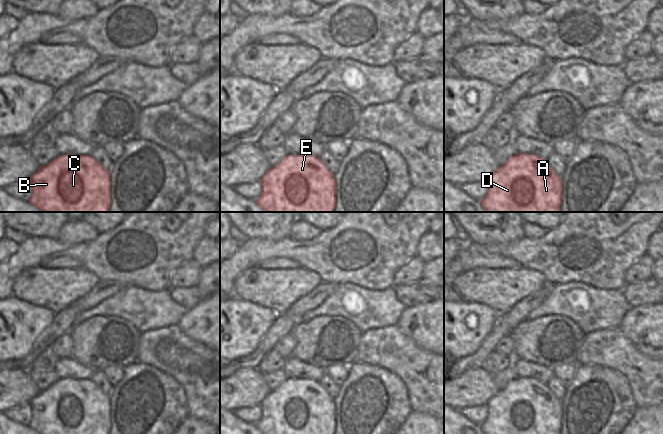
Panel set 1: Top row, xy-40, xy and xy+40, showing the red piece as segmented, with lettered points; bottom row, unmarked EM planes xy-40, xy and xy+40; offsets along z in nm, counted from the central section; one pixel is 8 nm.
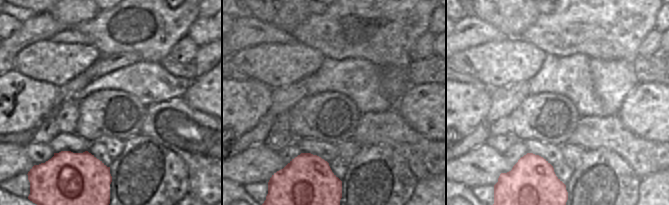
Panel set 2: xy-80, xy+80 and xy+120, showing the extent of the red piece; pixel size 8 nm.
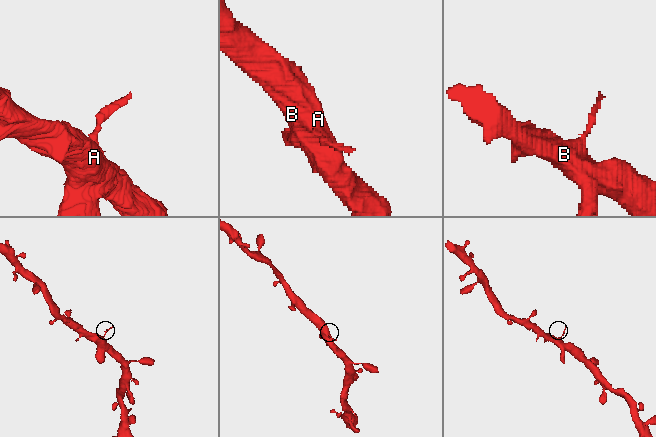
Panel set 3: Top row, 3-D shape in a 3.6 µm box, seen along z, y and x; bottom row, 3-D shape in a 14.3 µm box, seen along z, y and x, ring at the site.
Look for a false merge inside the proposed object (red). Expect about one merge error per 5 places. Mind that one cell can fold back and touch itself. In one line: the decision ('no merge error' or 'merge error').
no merge error

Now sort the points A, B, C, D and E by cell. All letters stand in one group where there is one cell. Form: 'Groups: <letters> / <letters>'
Groups: A B C D E.

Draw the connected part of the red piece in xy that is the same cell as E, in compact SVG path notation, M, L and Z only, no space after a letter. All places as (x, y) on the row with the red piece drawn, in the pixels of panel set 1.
M287 155L277 165L270 167L260 180L262 192L256 204L263 212L334 212L336 182L324 163L311 155Z

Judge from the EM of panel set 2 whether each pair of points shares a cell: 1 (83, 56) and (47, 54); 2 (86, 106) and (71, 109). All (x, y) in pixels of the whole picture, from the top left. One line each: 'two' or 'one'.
1: one
2: two

